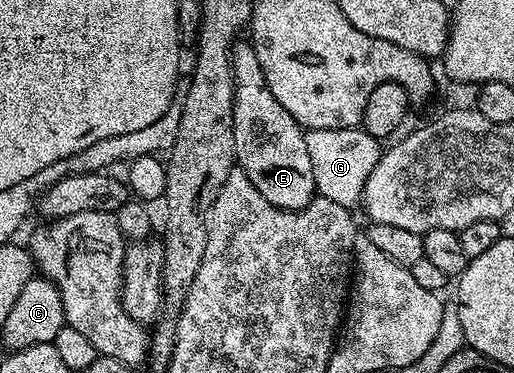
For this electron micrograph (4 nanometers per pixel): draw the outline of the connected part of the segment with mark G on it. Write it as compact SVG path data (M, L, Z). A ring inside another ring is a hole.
M360 126L350 129L308 130L304 139L306 152L310 152L310 164L314 167L317 195L348 209L357 207L363 199L366 180L380 160L382 146L379 139L370 136Z

